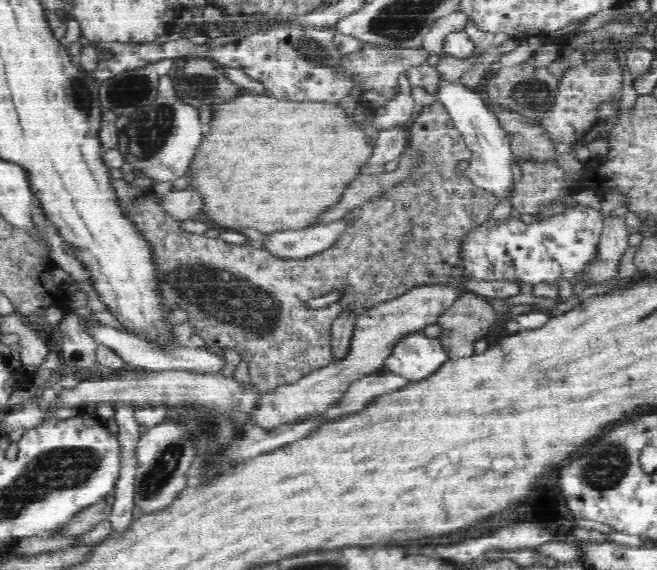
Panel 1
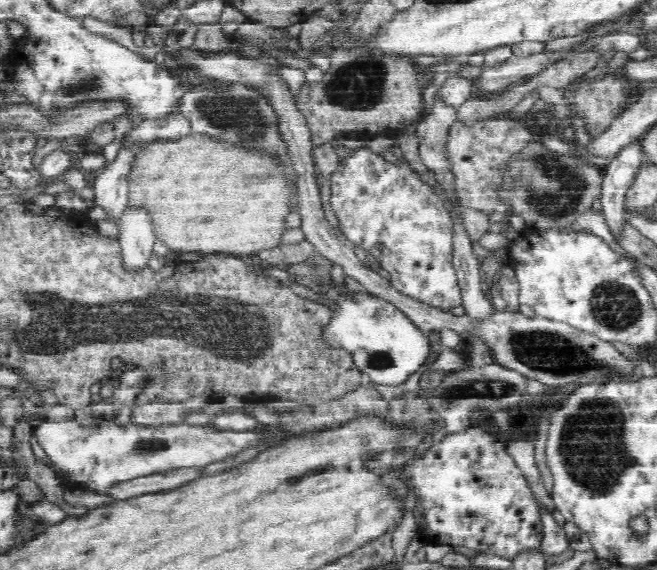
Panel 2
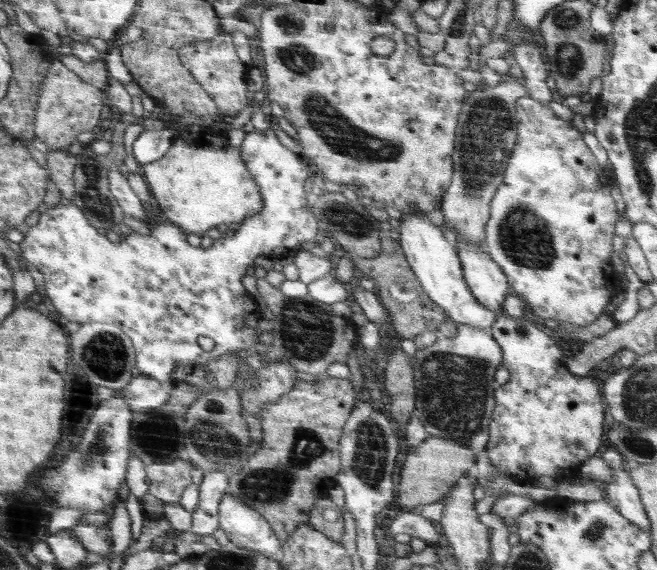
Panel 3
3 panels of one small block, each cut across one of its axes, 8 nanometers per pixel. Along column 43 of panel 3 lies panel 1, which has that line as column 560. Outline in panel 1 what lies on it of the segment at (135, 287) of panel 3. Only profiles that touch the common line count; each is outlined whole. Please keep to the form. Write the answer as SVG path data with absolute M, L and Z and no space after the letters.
M576 204L574 209L558 210L546 215L546 220L526 224L510 218L508 224L474 230L464 244L467 258L464 275L482 280L507 280L518 285L541 281L557 282L562 274L576 285L574 274L592 260L596 241L603 227L602 213L592 207Z

